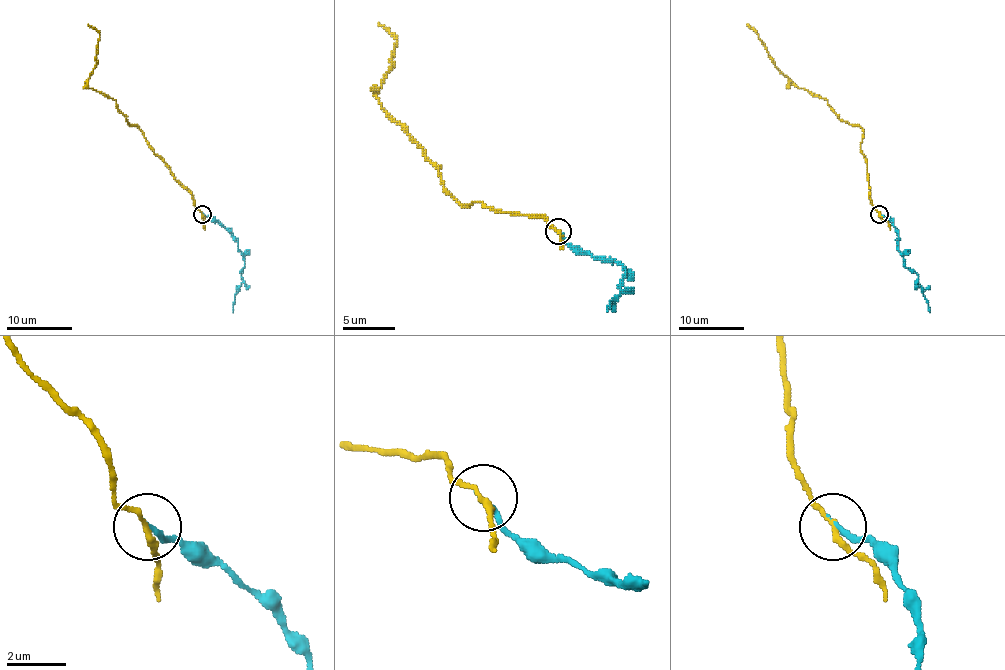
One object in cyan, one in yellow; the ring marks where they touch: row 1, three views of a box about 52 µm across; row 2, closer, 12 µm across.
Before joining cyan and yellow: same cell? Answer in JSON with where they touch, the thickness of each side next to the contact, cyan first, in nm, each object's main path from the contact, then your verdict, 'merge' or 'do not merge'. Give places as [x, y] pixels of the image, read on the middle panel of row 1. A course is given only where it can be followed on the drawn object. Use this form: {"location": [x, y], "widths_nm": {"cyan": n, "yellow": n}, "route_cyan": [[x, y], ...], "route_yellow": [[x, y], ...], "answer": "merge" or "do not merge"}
{"location": [558, 231], "widths_nm": {"cyan": 180, "yellow": 180}, "route_cyan": [[558, 230], [584, 251], [615, 262], [625, 269], [620, 293], [623, 293], [610, 303], [607, 311]], "route_yellow": [[558, 230], [542, 217], [495, 212], [482, 202], [464, 207], [379, 101], [397, 41], [379, 23]], "answer": "do not merge"}

